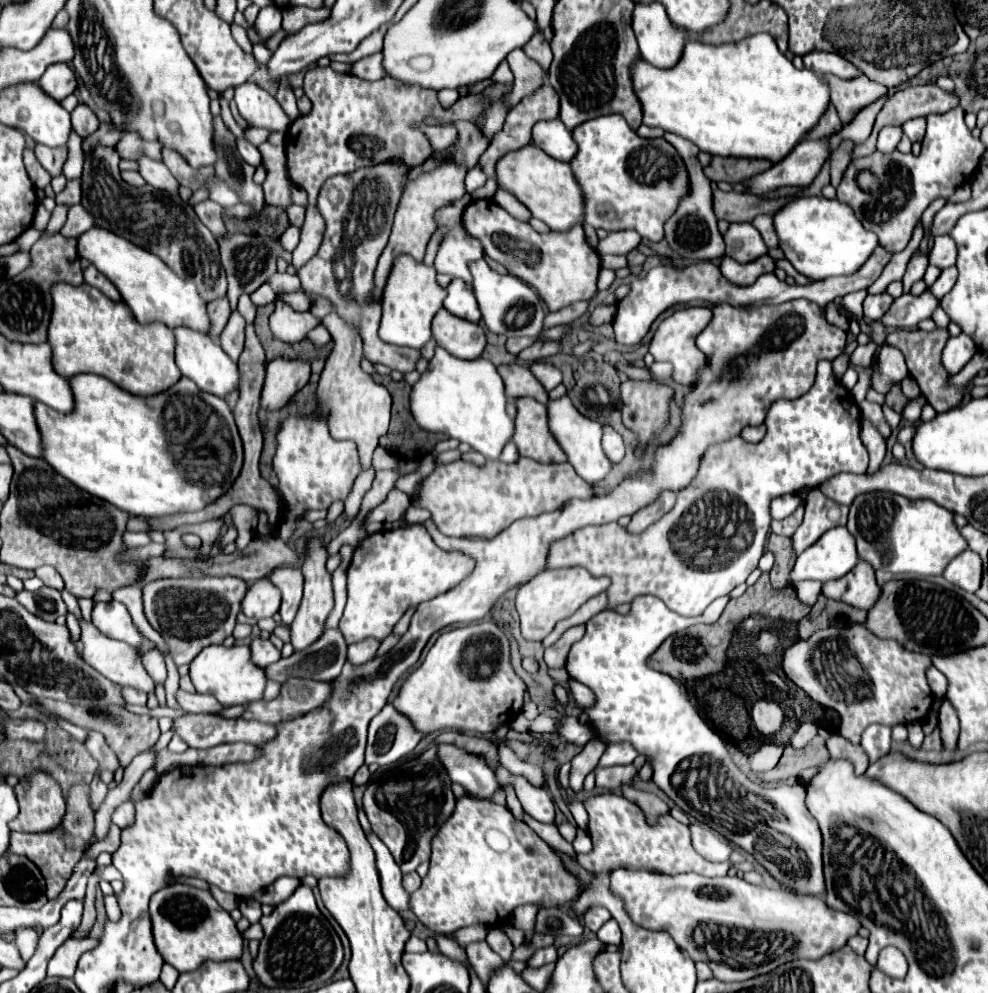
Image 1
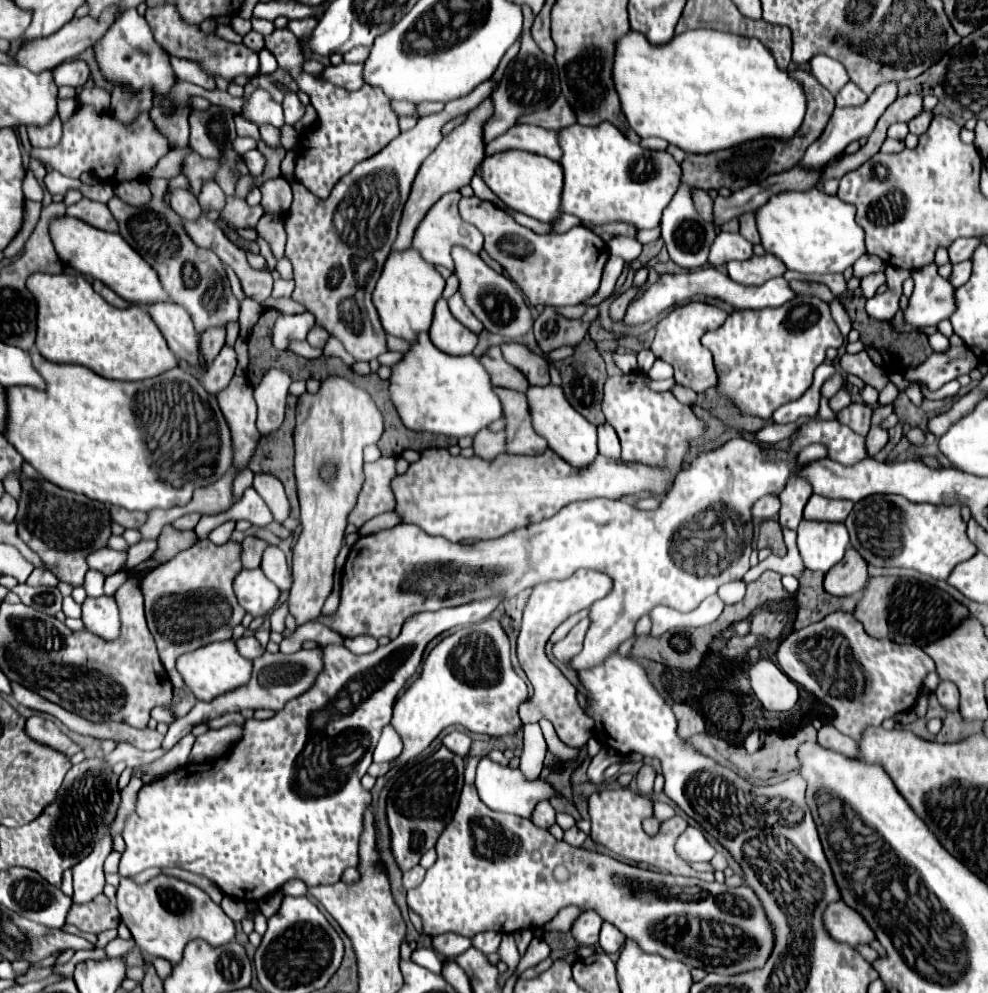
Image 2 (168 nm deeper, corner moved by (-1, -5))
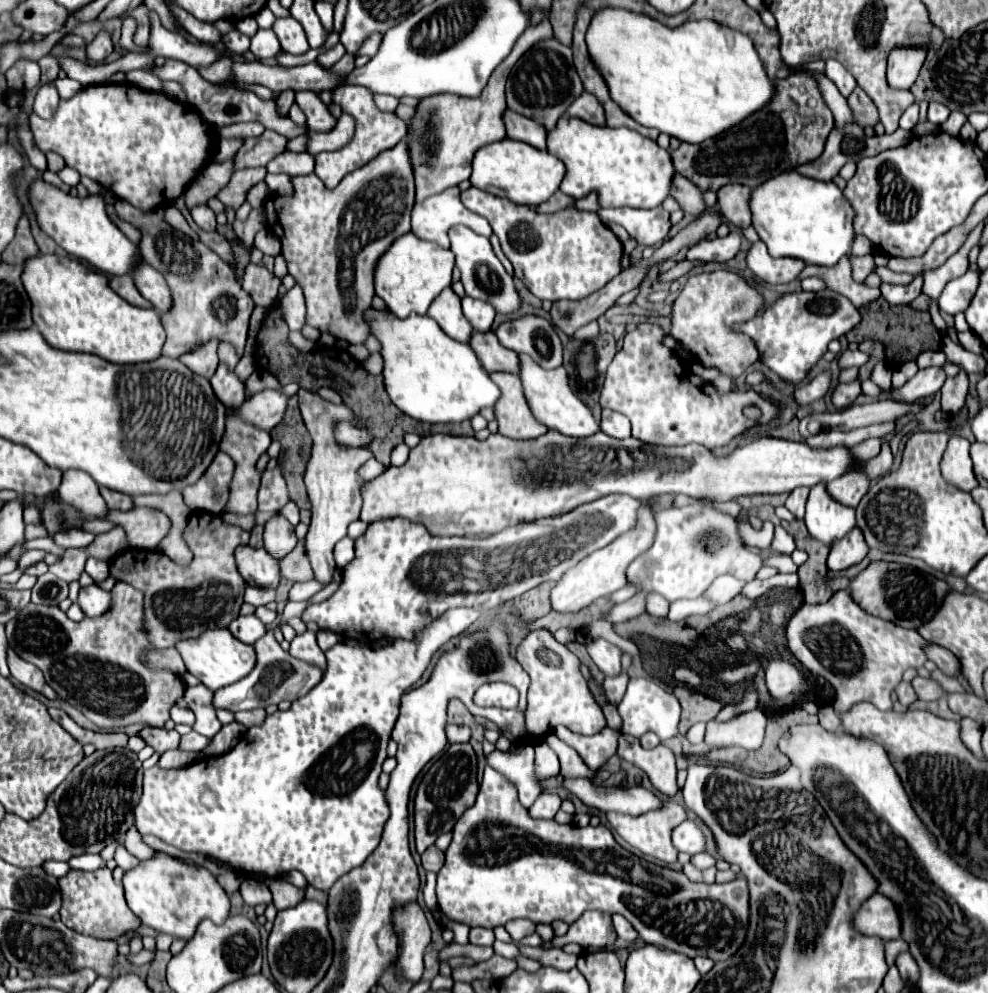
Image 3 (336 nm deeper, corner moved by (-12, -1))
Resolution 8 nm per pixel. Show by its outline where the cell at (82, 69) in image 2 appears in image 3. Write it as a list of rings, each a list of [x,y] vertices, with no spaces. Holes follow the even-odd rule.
[[[100,31],[100,33],[96,35],[96,39],[86,47],[86,57],[88,57],[88,61],[100,63],[100,61],[104,61],[112,51],[114,51],[114,45],[112,45],[112,41],[110,41],[110,35],[108,35],[106,31]]]

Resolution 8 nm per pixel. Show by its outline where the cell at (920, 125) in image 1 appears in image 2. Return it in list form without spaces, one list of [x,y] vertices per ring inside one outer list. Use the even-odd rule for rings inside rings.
[[[933,111],[919,113],[917,117],[913,117],[913,121],[909,121],[909,131],[915,133],[915,135],[923,135],[927,131],[931,119],[933,119]]]

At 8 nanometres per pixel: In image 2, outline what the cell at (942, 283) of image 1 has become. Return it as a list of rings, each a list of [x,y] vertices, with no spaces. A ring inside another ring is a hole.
[[[961,261],[961,263],[953,265],[953,273],[951,273],[953,287],[961,287],[963,283],[967,283],[969,273],[971,273],[971,261]]]

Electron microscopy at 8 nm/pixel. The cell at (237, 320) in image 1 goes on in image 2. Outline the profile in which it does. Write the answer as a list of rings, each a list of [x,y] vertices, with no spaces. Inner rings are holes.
[[[223,347],[215,361],[209,365],[205,377],[201,377],[201,385],[205,387],[205,391],[217,395],[223,387],[227,387],[233,377],[235,365],[237,365],[235,351],[231,347]]]

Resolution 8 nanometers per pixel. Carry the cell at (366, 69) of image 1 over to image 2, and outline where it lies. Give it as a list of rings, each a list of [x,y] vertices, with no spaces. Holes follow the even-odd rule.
[[[341,63],[341,65],[329,65],[321,71],[321,79],[343,87],[347,91],[357,91],[363,87],[363,77],[361,77],[363,65],[349,65],[349,63]]]

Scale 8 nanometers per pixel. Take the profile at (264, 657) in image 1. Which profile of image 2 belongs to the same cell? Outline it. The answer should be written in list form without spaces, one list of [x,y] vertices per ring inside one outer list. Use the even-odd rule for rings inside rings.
[[[243,635],[243,637],[235,639],[235,645],[237,645],[239,653],[241,653],[245,659],[255,659],[255,657],[259,657],[259,655],[265,651],[253,635]]]

